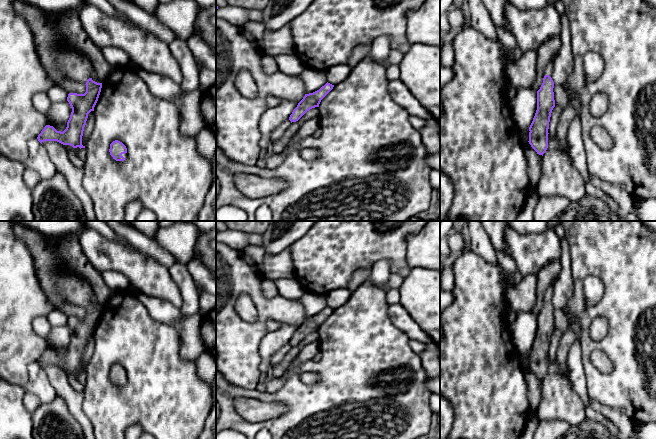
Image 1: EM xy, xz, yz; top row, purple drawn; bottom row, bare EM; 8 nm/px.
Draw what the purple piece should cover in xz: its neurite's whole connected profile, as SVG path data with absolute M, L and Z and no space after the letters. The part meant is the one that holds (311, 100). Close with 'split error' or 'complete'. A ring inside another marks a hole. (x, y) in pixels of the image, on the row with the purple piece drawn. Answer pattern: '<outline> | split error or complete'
M327 82L319 90L305 94L289 117L291 123L298 121L310 109L319 107L321 100L333 89L333 87L334 85Z | complete

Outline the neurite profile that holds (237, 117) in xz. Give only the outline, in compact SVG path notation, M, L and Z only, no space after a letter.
M216 18L216 128L217 147L234 162L254 166L261 153L259 142L262 134L259 121L267 110L266 99L275 96L300 102L305 88L299 75L290 76L280 71L267 74L262 68L263 54L241 33L238 26ZM241 70L247 70L257 85L257 96L247 98L236 88L236 79Z

